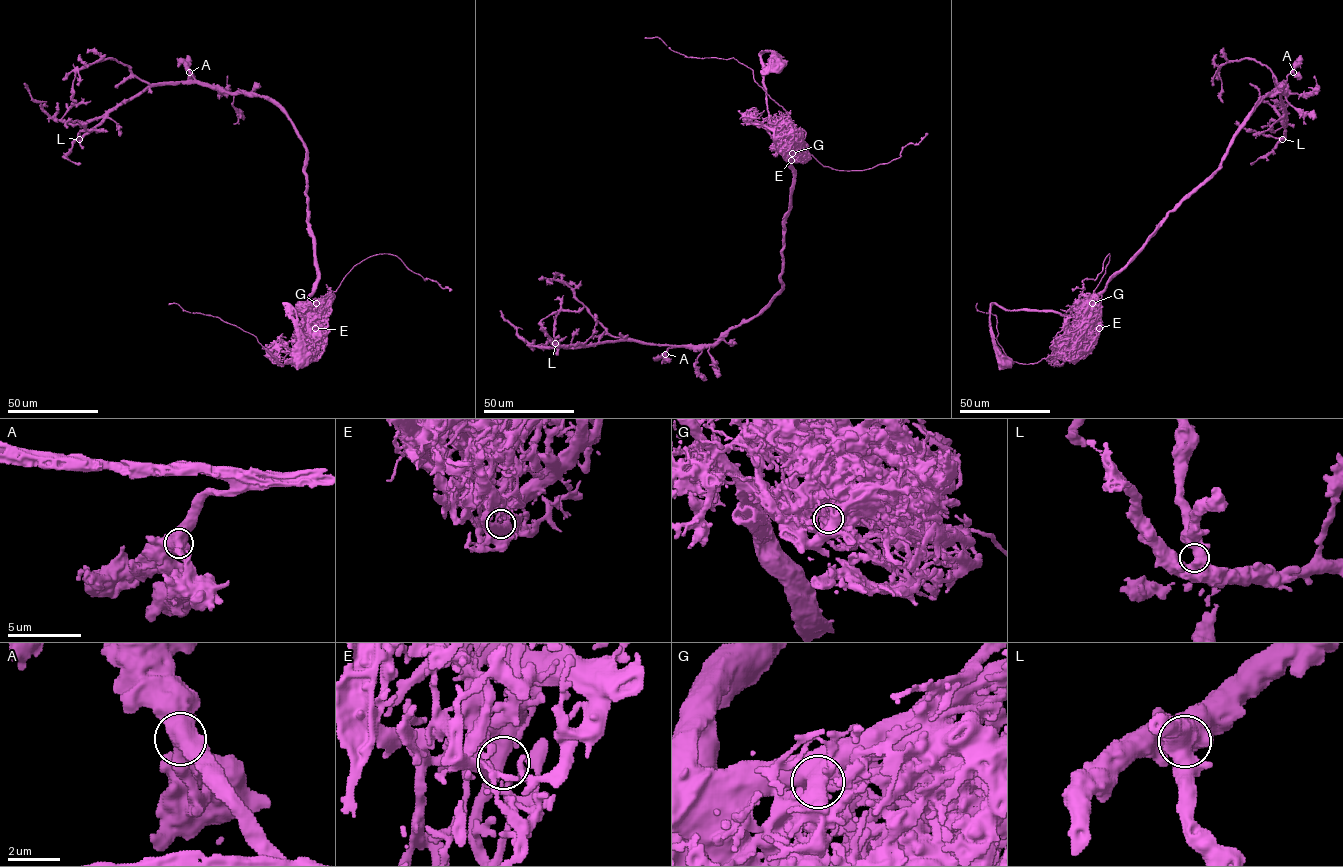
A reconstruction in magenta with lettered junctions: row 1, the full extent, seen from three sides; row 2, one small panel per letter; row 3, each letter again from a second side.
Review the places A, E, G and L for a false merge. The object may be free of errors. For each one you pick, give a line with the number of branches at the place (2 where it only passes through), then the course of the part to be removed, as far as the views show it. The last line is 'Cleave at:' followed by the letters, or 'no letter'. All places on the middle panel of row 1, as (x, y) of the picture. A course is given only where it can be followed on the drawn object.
G: branches 4; course (792, 153), (778, 141), (789, 117), (751, 69), (732, 57), (688, 57), (658, 37), (644, 37)
Cleave at: G

